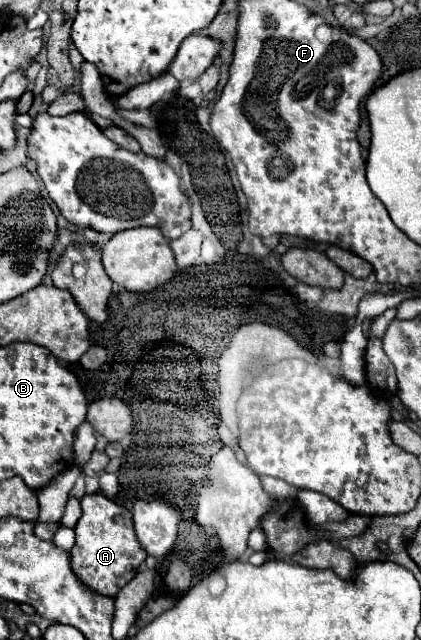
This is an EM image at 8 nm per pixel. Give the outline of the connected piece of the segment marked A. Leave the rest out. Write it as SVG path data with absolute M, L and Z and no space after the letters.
M86 494L82 498L82 518L76 524L76 544L72 546L72 568L74 574L90 588L98 590L102 596L116 596L122 586L126 586L138 566L146 560L146 552L136 540L132 514L128 508L108 500L104 494Z

